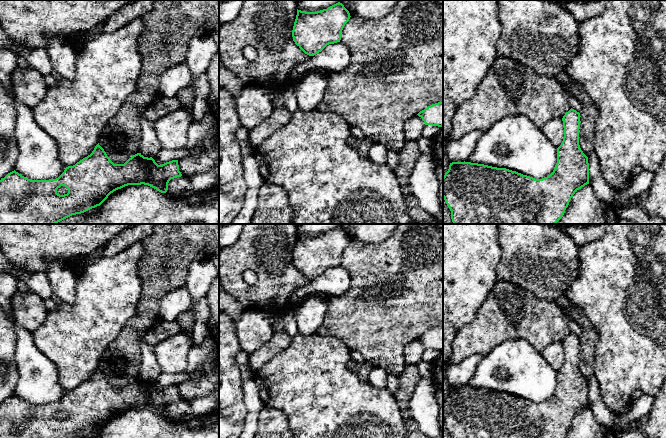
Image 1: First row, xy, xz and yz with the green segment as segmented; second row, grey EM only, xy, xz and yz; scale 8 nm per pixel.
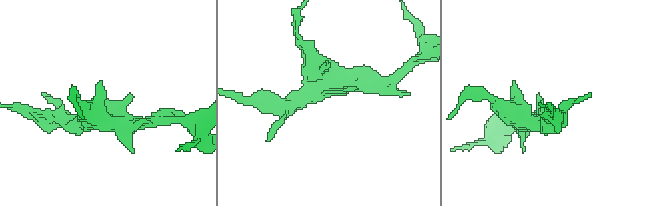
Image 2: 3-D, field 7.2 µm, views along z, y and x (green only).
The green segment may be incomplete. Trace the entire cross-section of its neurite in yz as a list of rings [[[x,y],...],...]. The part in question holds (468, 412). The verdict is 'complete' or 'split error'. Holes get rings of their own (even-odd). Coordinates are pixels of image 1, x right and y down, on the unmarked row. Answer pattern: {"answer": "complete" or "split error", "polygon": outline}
{"answer": "complete", "polygon": [[[572,332],[563,340],[564,361],[557,372],[557,387],[553,396],[542,403],[484,388],[465,385],[450,387],[443,400],[443,422],[451,438],[564,438],[575,416],[589,408],[588,381],[579,369],[580,341],[580,337]]]}

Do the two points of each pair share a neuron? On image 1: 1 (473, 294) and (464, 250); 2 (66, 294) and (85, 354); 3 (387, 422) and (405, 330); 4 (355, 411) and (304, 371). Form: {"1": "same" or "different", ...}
{"1": "same", "2": "different", "3": "different", "4": "same"}

